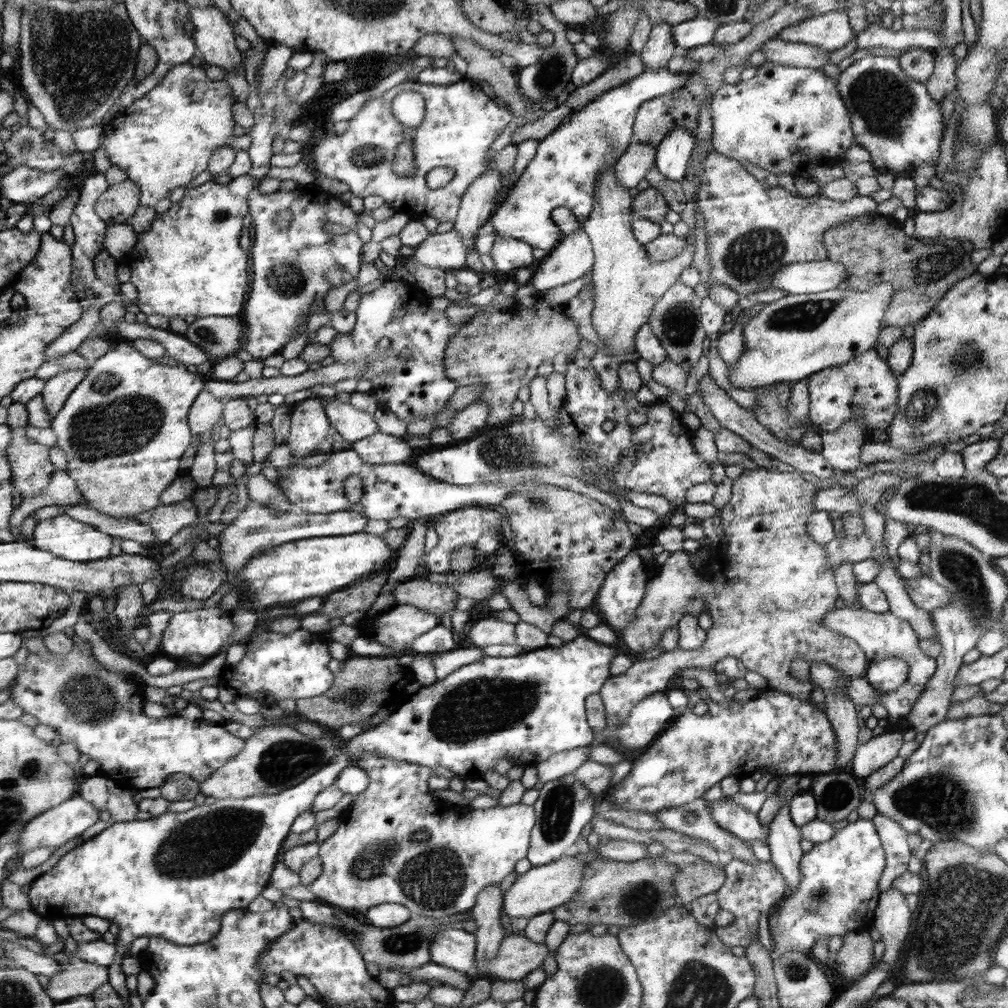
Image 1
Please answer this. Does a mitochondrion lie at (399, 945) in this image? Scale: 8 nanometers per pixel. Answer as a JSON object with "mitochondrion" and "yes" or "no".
{"mitochondrion":"yes"}

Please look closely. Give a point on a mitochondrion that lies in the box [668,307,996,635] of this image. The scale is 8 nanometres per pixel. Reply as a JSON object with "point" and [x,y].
{"point":[960,568]}

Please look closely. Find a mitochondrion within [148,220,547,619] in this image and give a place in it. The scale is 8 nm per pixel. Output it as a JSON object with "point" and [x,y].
{"point":[509,451]}

